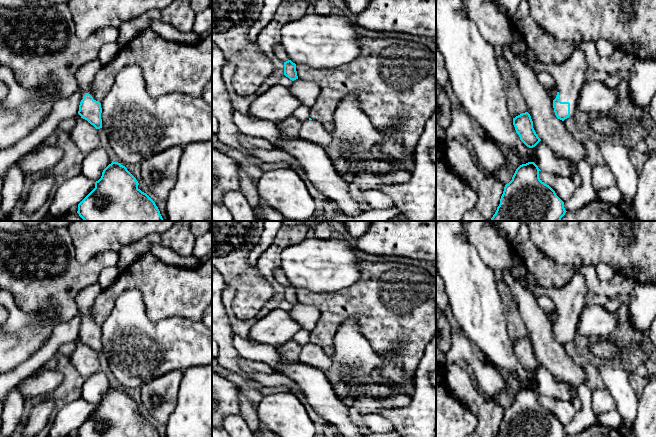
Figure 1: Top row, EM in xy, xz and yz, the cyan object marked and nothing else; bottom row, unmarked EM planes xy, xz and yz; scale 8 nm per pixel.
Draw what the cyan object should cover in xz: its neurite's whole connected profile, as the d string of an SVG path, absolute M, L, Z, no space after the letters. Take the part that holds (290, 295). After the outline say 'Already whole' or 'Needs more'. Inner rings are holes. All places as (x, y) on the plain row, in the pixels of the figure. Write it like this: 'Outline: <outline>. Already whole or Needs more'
Outline: M291 284L284 286L284 299L292 305L298 303L296 288Z. Already whole

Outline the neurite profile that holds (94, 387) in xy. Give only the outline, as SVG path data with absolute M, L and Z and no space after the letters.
M100 370L84 381L81 398L92 405L98 405L103 394L112 387L107 376Z

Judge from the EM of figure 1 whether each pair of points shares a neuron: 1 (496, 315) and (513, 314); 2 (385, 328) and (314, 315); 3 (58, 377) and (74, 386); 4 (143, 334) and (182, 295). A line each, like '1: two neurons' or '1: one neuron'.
1: two neurons
2: two neurons
3: two neurons
4: two neurons

